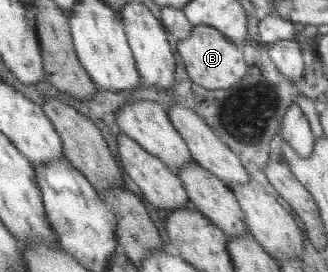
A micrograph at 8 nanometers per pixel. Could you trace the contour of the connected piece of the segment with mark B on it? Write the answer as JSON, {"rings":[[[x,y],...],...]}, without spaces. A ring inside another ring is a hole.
{"rings":[[[198,25],[191,29],[189,37],[178,42],[176,47],[189,78],[199,86],[209,90],[229,88],[248,74],[248,66],[241,49],[230,42],[223,33],[208,25]]]}

